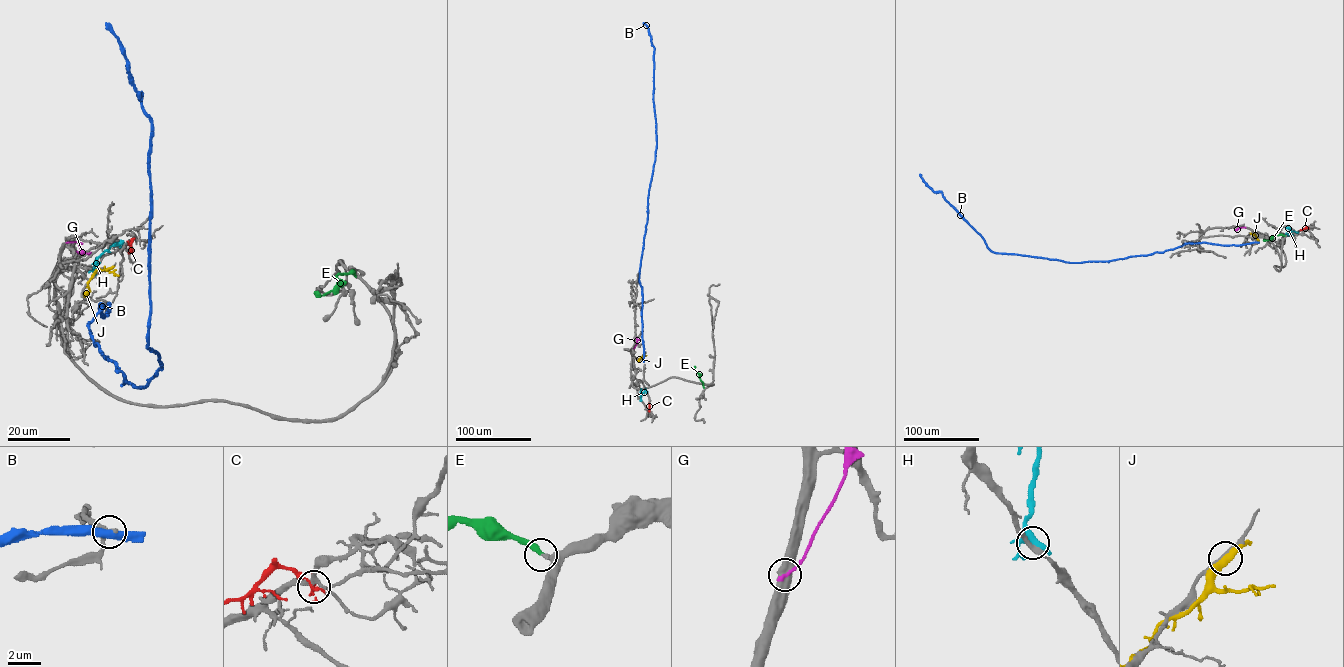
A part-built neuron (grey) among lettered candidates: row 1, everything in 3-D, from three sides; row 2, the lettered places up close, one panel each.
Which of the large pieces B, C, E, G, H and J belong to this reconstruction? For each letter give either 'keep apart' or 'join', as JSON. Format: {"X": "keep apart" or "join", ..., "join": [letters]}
{"B": "keep apart", "C": "keep apart", "E": "join", "G": "keep apart", "H": "keep apart", "J": "keep apart", "join": ["E"]}

